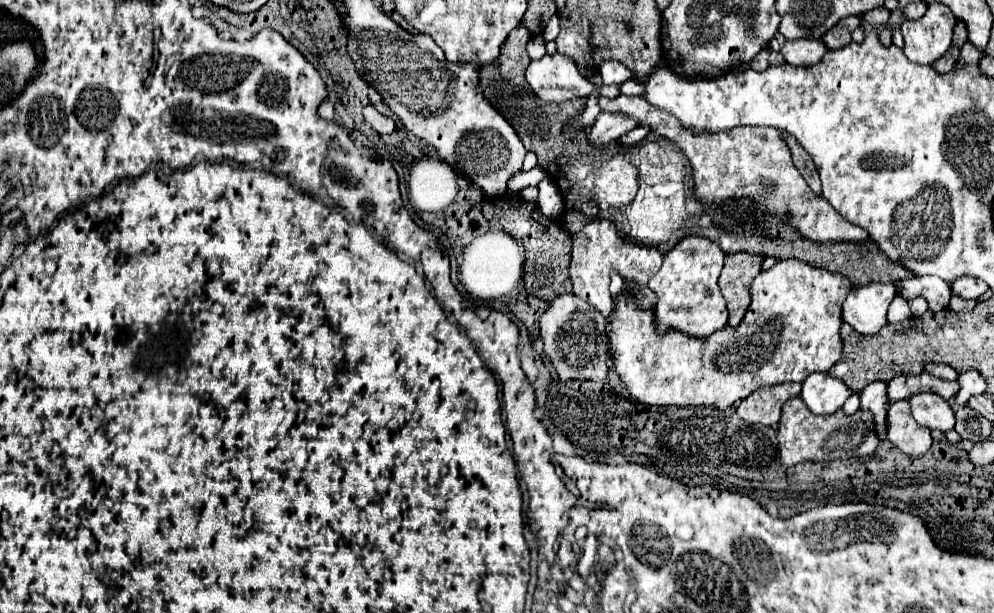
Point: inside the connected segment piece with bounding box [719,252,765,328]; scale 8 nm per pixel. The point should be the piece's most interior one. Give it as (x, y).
(740, 268)

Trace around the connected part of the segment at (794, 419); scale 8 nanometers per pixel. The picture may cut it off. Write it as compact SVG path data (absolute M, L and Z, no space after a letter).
M799 396L787 400L783 406L783 416L779 420L779 430L777 430L777 442L779 442L779 456L783 466L795 466L805 460L825 462L839 458L869 456L877 448L873 418L869 412L857 410L855 414L847 416L843 410L839 410L829 416L815 416L809 412L809 408Z

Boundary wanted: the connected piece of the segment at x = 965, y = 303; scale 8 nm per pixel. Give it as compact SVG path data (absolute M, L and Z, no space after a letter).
M953 296L951 302L949 302L949 308L951 310L957 310L957 312L969 312L969 310L975 308L975 304L977 304L975 300L961 300L961 298Z

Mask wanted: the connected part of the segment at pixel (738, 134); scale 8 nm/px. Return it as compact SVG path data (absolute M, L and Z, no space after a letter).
M599 96L601 112L619 112L637 122L637 126L647 126L651 132L665 136L667 140L679 144L693 168L695 198L705 206L719 206L725 200L733 198L751 198L753 202L765 204L767 212L777 220L787 220L803 238L809 238L817 244L827 242L863 242L867 232L851 222L847 222L833 206L819 198L803 180L799 170L791 160L789 146L781 132L771 126L739 126L735 130L725 130L719 134L691 134L679 126L679 120L661 110L651 110L641 96L617 96L605 98Z

